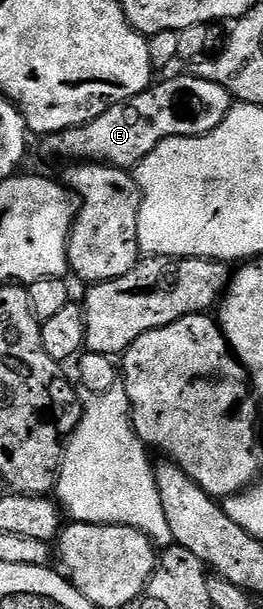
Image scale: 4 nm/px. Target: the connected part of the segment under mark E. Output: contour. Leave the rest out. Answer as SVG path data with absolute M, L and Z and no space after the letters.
M194 74L175 76L160 84L159 81L152 83L141 94L119 104L108 103L100 116L99 113L92 115L81 126L44 135L43 152L47 156L60 156L63 162L94 162L131 170L162 140L174 136L204 136L211 132L231 107L233 97L221 85Z

